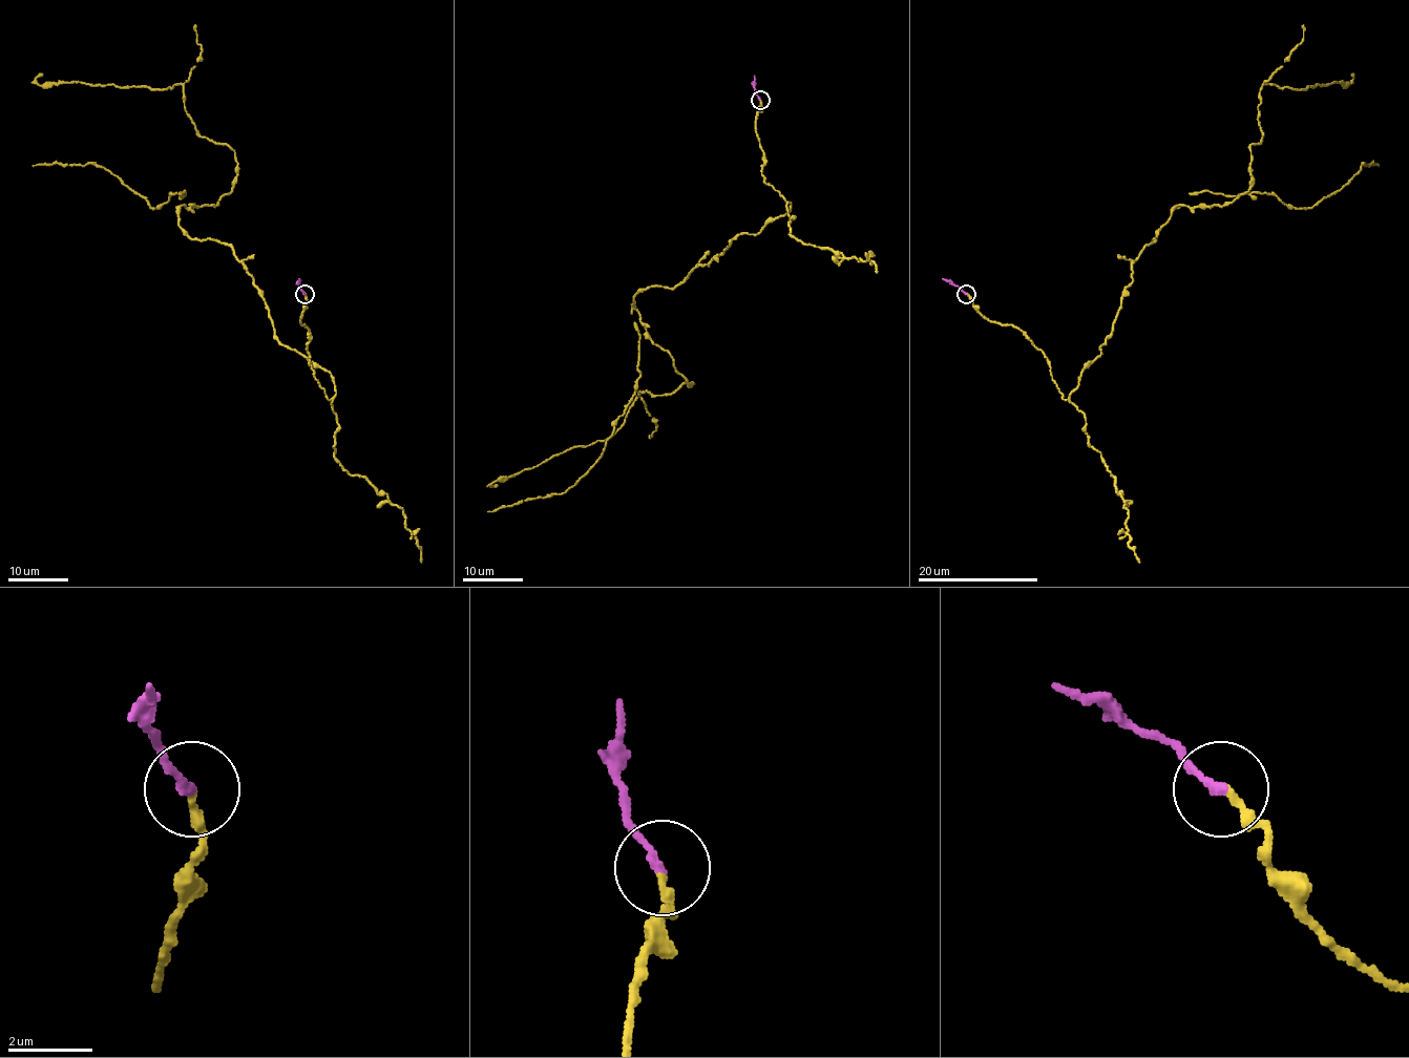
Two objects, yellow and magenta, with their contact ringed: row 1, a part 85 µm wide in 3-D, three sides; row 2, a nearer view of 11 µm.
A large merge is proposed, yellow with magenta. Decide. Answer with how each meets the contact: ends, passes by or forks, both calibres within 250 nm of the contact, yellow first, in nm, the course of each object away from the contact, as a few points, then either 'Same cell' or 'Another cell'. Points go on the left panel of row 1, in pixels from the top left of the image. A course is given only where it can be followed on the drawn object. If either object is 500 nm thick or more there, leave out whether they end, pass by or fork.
At the ring yellow ends. At the ring magenta ends. Thickness 200 nm (yellow) against 200 nm. Course of yellow: (306, 294), (331, 399), (235, 252), (181, 228), (237, 166), (184, 86), (42, 73). Course of magenta: (306, 294), (299, 287), (299, 279). Same cell

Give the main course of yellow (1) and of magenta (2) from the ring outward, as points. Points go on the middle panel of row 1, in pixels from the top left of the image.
1: (760, 101), (763, 181), (789, 212), (636, 294), (647, 335), (693, 383), (640, 390), (610, 437), (498, 485)
2: (760, 99), (755, 91), (755, 75)

